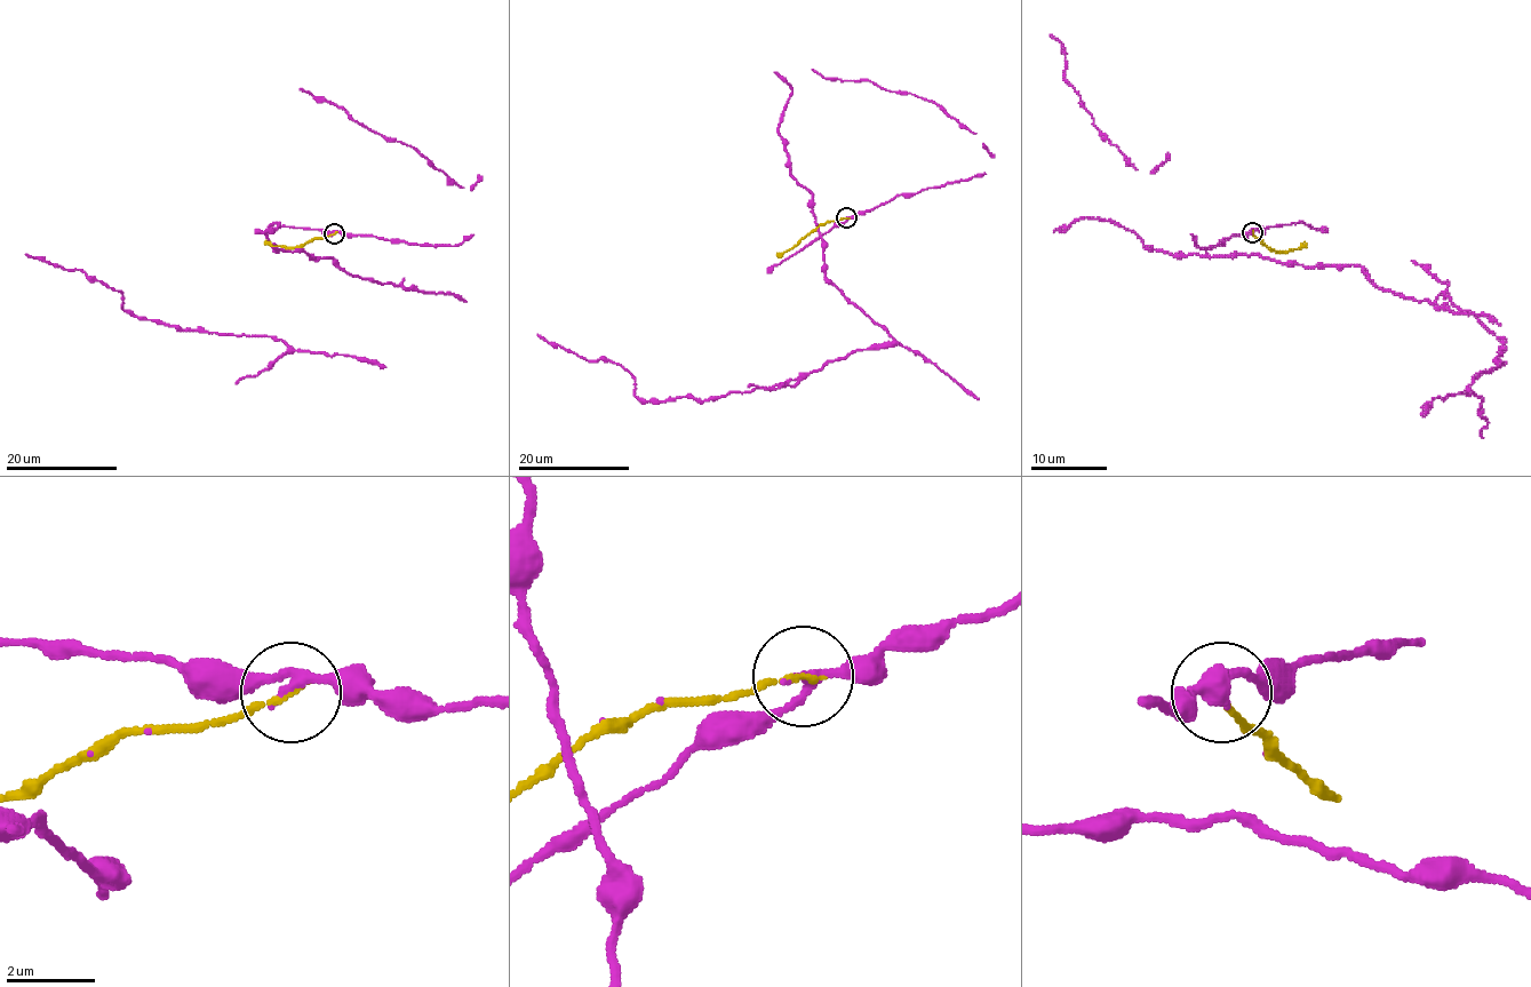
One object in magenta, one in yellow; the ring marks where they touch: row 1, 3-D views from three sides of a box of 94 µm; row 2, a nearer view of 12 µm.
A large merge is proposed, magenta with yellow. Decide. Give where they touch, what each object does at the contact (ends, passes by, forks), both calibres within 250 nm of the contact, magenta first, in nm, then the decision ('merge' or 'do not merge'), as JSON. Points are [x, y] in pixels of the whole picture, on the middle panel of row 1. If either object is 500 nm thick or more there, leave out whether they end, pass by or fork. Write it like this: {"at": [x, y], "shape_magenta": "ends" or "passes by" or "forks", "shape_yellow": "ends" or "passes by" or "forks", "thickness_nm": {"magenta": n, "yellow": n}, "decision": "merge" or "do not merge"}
{"at": [846, 217], "shape_magenta": "passes by", "shape_yellow": "ends", "thickness_nm": {"magenta": 200, "yellow": 120}, "decision": "merge"}

